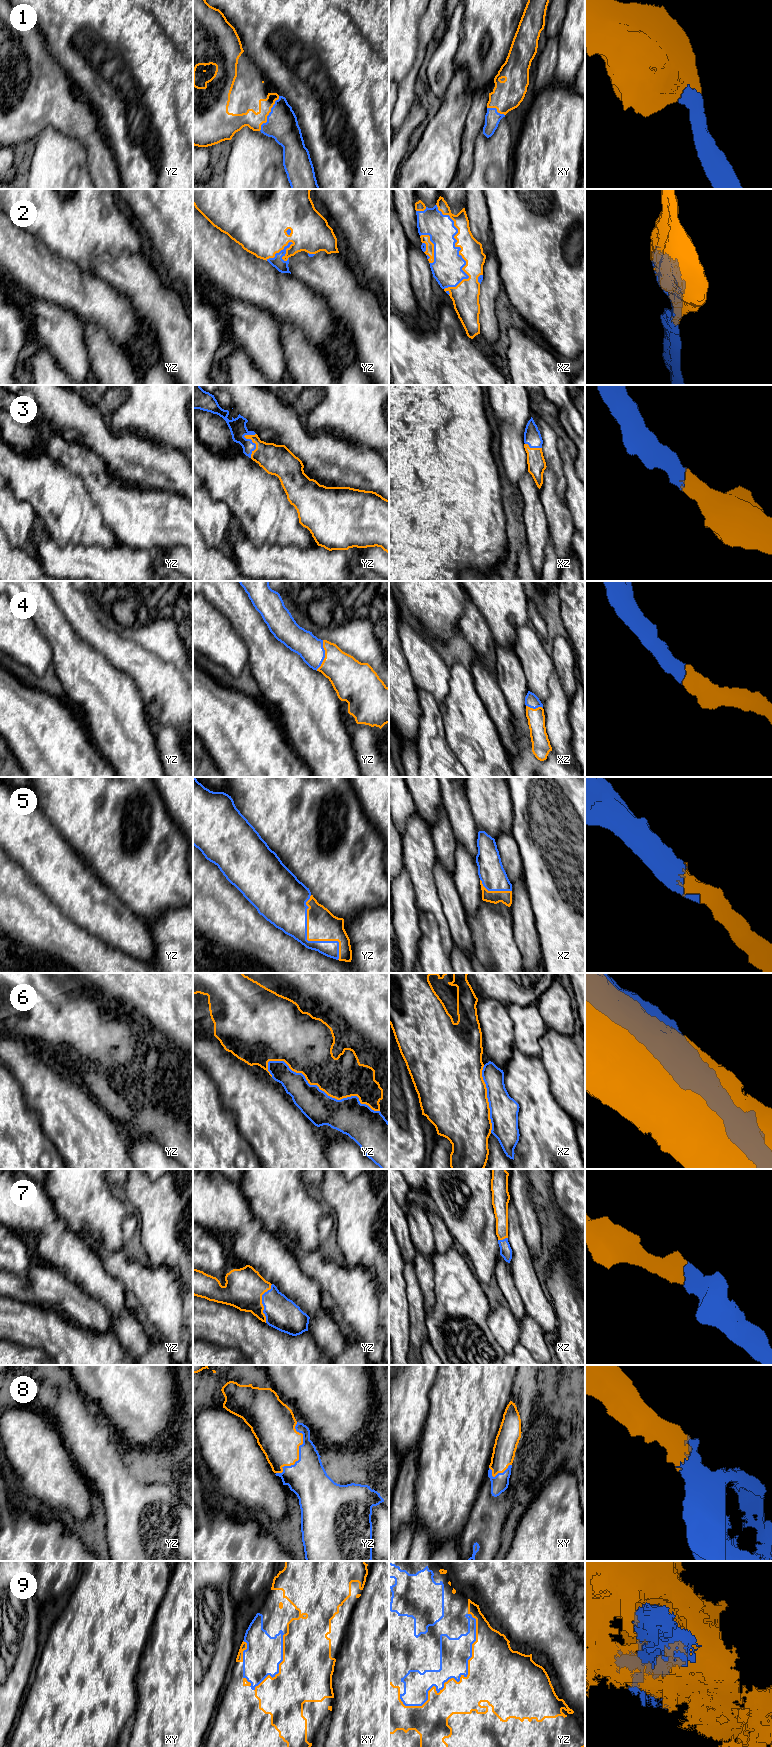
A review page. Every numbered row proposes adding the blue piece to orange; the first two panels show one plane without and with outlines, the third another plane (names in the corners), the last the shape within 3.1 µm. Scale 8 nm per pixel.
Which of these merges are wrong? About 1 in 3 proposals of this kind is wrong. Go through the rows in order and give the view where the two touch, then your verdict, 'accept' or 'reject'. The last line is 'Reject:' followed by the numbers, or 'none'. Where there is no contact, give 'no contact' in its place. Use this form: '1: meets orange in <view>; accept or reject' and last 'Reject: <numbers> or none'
1: meets orange in yz; accept
2: meets orange in xz; accept
3: meets orange in yz; accept
4: meets orange in yz; accept
5: meets orange in yz; accept
6: meets orange in yz; reject
7: meets orange in yz; accept
8: meets orange in yz; accept
9: meets orange in yz; accept
Reject: 6

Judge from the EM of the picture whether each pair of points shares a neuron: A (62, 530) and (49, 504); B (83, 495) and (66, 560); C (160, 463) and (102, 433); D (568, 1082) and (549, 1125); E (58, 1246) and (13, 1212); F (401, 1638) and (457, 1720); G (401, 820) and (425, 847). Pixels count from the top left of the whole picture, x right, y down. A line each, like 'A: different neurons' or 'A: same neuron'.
A: same neuron
B: different neurons
C: same neuron
D: different neurons
E: same neuron
F: same neuron
G: different neurons

